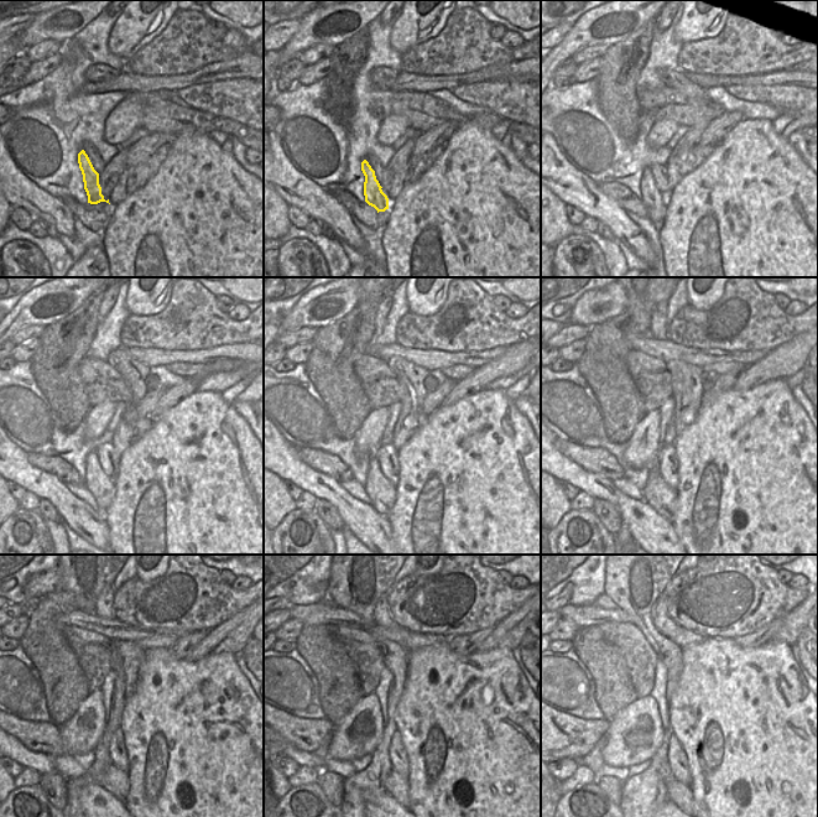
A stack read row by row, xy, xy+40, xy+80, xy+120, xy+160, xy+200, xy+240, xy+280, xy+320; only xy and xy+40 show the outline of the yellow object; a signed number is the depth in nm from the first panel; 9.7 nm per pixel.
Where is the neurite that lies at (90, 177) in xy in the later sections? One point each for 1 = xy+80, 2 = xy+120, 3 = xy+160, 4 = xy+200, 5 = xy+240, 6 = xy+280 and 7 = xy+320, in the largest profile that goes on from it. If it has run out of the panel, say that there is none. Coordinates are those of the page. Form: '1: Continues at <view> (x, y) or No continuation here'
1: Continues at xy+80 (655, 202)
2: Continues at xy+120 (102, 487)
3: Continues at xy+160 (383, 494)
4: Continues at xy+200 (657, 493)
5: Continues at xy+240 (115, 781)
6: Continues at xy+280 (396, 785)
7: Continues at xy+320 (680, 794)

